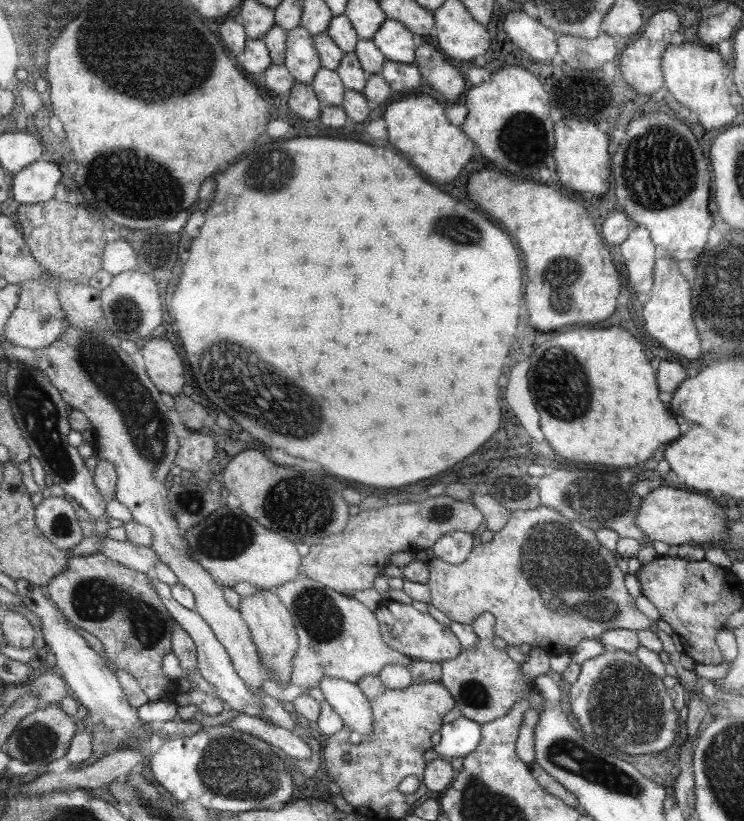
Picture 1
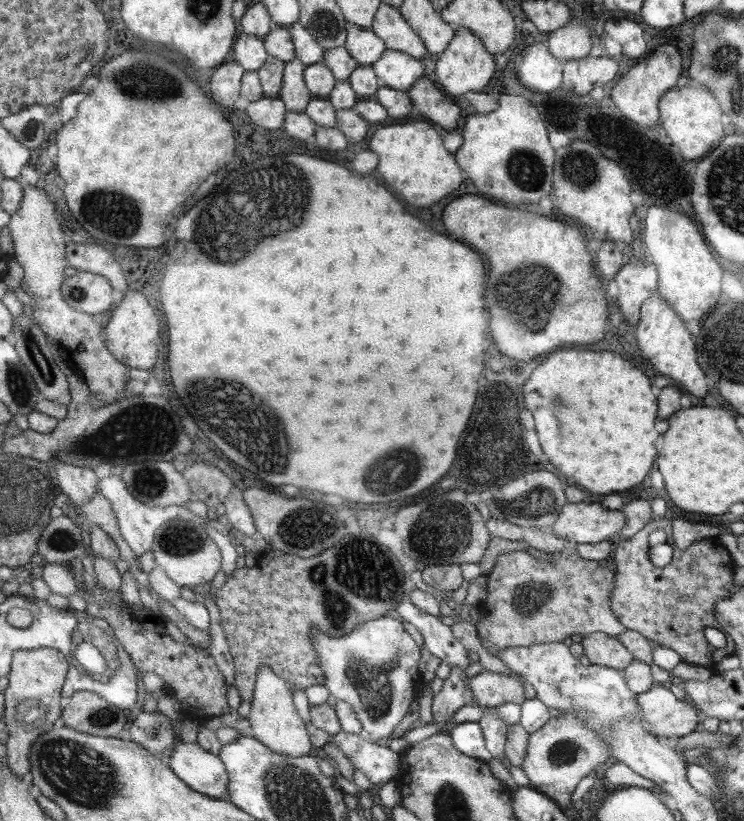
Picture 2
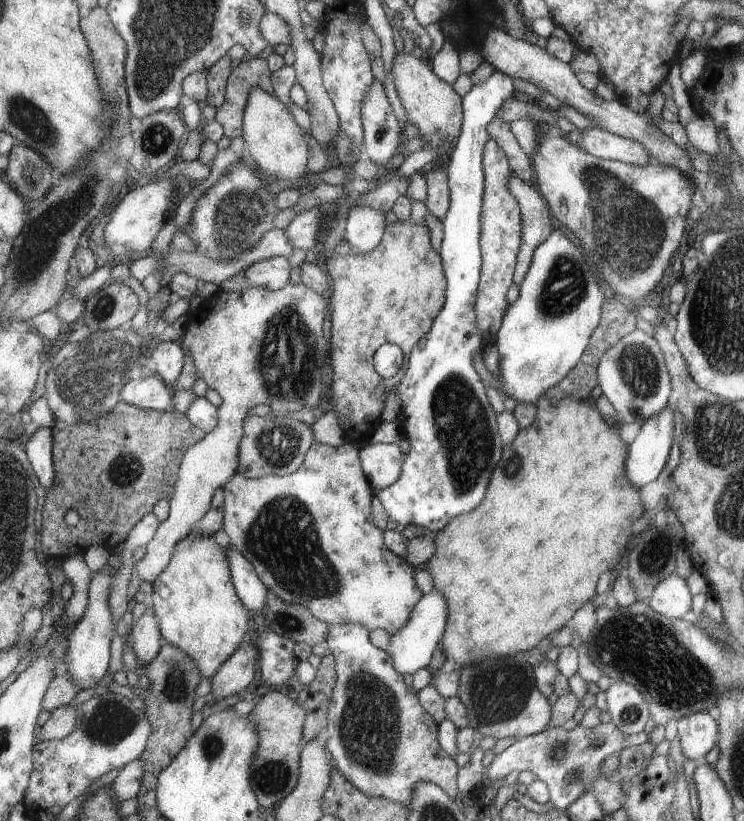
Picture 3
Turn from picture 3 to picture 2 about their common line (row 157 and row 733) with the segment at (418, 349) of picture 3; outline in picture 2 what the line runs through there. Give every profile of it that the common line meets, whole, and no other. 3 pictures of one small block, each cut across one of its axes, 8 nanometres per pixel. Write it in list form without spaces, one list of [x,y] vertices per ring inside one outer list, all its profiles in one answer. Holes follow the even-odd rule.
[[[466,722],[455,724],[447,730],[448,735],[453,739],[453,745],[462,754],[488,762],[492,755],[485,743],[485,734],[481,730],[480,723]]]

